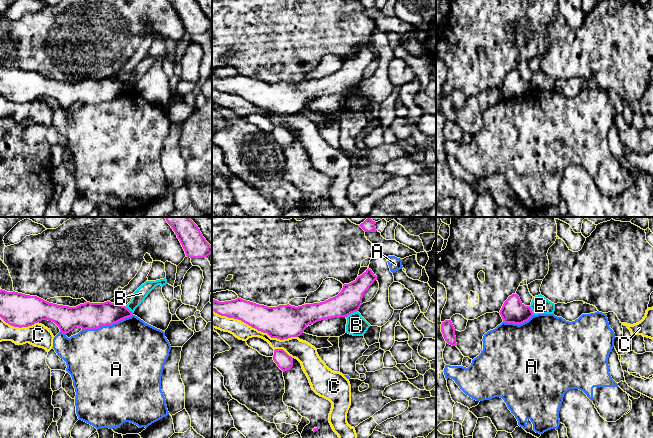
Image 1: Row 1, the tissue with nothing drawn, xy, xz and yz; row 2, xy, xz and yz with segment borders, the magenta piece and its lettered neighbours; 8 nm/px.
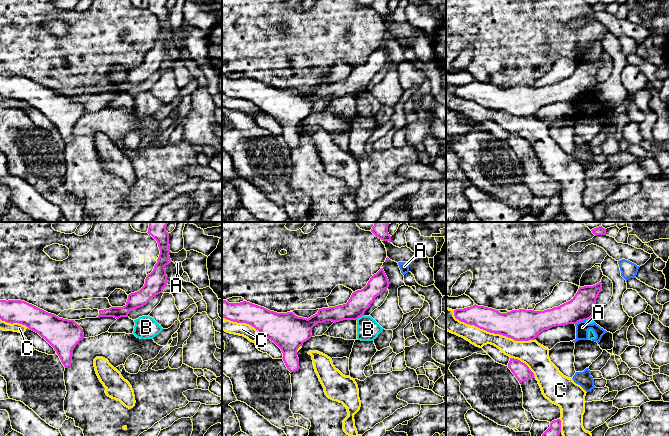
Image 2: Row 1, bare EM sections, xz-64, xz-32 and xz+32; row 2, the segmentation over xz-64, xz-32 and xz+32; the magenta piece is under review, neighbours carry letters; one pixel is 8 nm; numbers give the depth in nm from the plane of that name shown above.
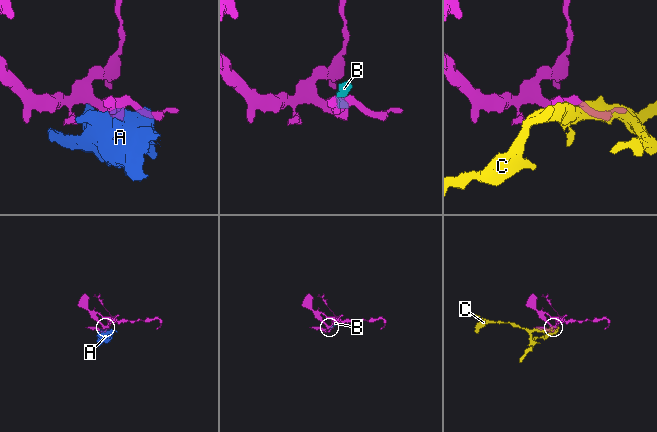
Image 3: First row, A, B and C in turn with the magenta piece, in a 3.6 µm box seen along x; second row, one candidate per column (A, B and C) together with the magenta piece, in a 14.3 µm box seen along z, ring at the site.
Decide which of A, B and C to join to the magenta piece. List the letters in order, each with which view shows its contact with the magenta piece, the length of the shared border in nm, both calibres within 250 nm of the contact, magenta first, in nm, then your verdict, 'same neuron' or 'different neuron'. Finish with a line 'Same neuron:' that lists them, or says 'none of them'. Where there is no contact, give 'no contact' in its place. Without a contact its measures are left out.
A: xy | 420 nm | 200/480 nm | different neuron
B: xz | 110 nm | 200/160 nm | different neuron
C: xz | 700 nm | 280/140 nm | different neuron
Same neuron: none of them

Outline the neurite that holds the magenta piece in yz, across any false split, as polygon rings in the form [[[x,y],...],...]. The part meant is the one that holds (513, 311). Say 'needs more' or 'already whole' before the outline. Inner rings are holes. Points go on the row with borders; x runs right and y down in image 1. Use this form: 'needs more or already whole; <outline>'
already whole; [[[512,294],[504,302],[500,315],[505,323],[522,324],[534,316],[530,306],[525,306],[517,294]]]

